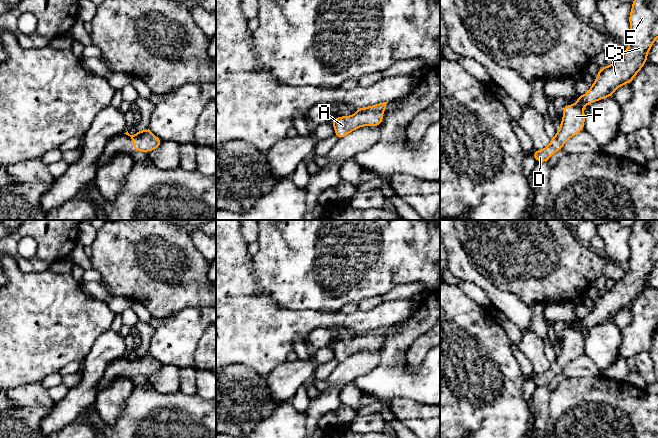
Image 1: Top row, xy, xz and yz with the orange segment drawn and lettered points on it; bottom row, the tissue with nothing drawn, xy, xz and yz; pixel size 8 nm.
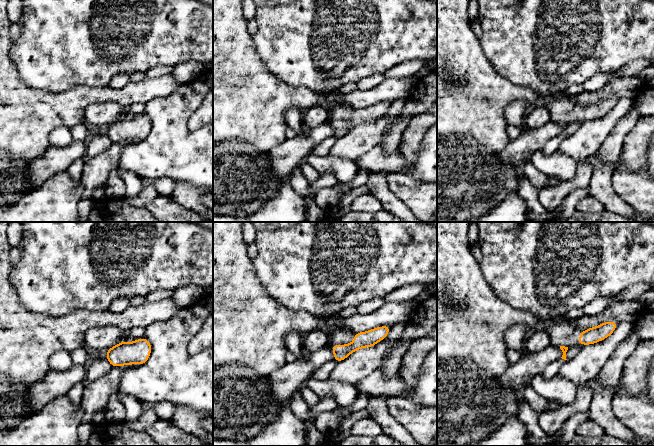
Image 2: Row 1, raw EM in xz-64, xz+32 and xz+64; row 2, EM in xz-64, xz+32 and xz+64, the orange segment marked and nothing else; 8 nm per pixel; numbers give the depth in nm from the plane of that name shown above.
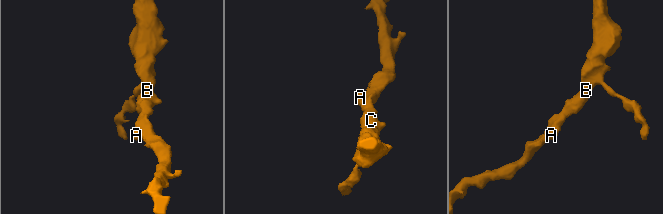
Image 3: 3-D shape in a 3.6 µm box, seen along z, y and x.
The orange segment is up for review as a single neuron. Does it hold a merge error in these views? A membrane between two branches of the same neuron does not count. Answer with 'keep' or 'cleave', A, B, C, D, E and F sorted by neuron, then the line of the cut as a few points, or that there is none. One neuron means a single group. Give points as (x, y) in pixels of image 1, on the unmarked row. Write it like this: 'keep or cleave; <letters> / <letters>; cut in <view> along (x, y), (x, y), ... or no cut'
keep; A B C D E F; no cut

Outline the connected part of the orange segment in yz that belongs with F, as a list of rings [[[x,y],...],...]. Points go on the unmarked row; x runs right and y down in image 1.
[[[636,220],[629,246],[629,270],[621,280],[615,282],[612,289],[599,293],[586,318],[578,319],[575,328],[564,330],[563,343],[556,360],[551,362],[546,372],[534,374],[533,381],[537,386],[548,386],[571,361],[584,354],[585,329],[611,321],[617,312],[631,307],[642,293],[649,274],[658,262],[658,220]]]

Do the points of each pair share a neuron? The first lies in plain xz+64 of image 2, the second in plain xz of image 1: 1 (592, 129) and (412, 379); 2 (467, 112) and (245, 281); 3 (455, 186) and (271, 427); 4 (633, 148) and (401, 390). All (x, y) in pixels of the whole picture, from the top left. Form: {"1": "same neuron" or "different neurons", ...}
{"1": "different neurons", "2": "same neuron", "3": "different neurons", "4": "different neurons"}

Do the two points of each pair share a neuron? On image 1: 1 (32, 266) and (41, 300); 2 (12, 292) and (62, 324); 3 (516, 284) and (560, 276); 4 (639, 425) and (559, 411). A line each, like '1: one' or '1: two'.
1: two
2: one
3: one
4: one

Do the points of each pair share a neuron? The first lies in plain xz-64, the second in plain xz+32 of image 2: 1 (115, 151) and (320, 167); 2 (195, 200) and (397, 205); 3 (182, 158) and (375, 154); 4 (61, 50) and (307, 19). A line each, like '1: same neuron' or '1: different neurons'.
1: different neurons
2: different neurons
3: same neuron
4: same neuron

